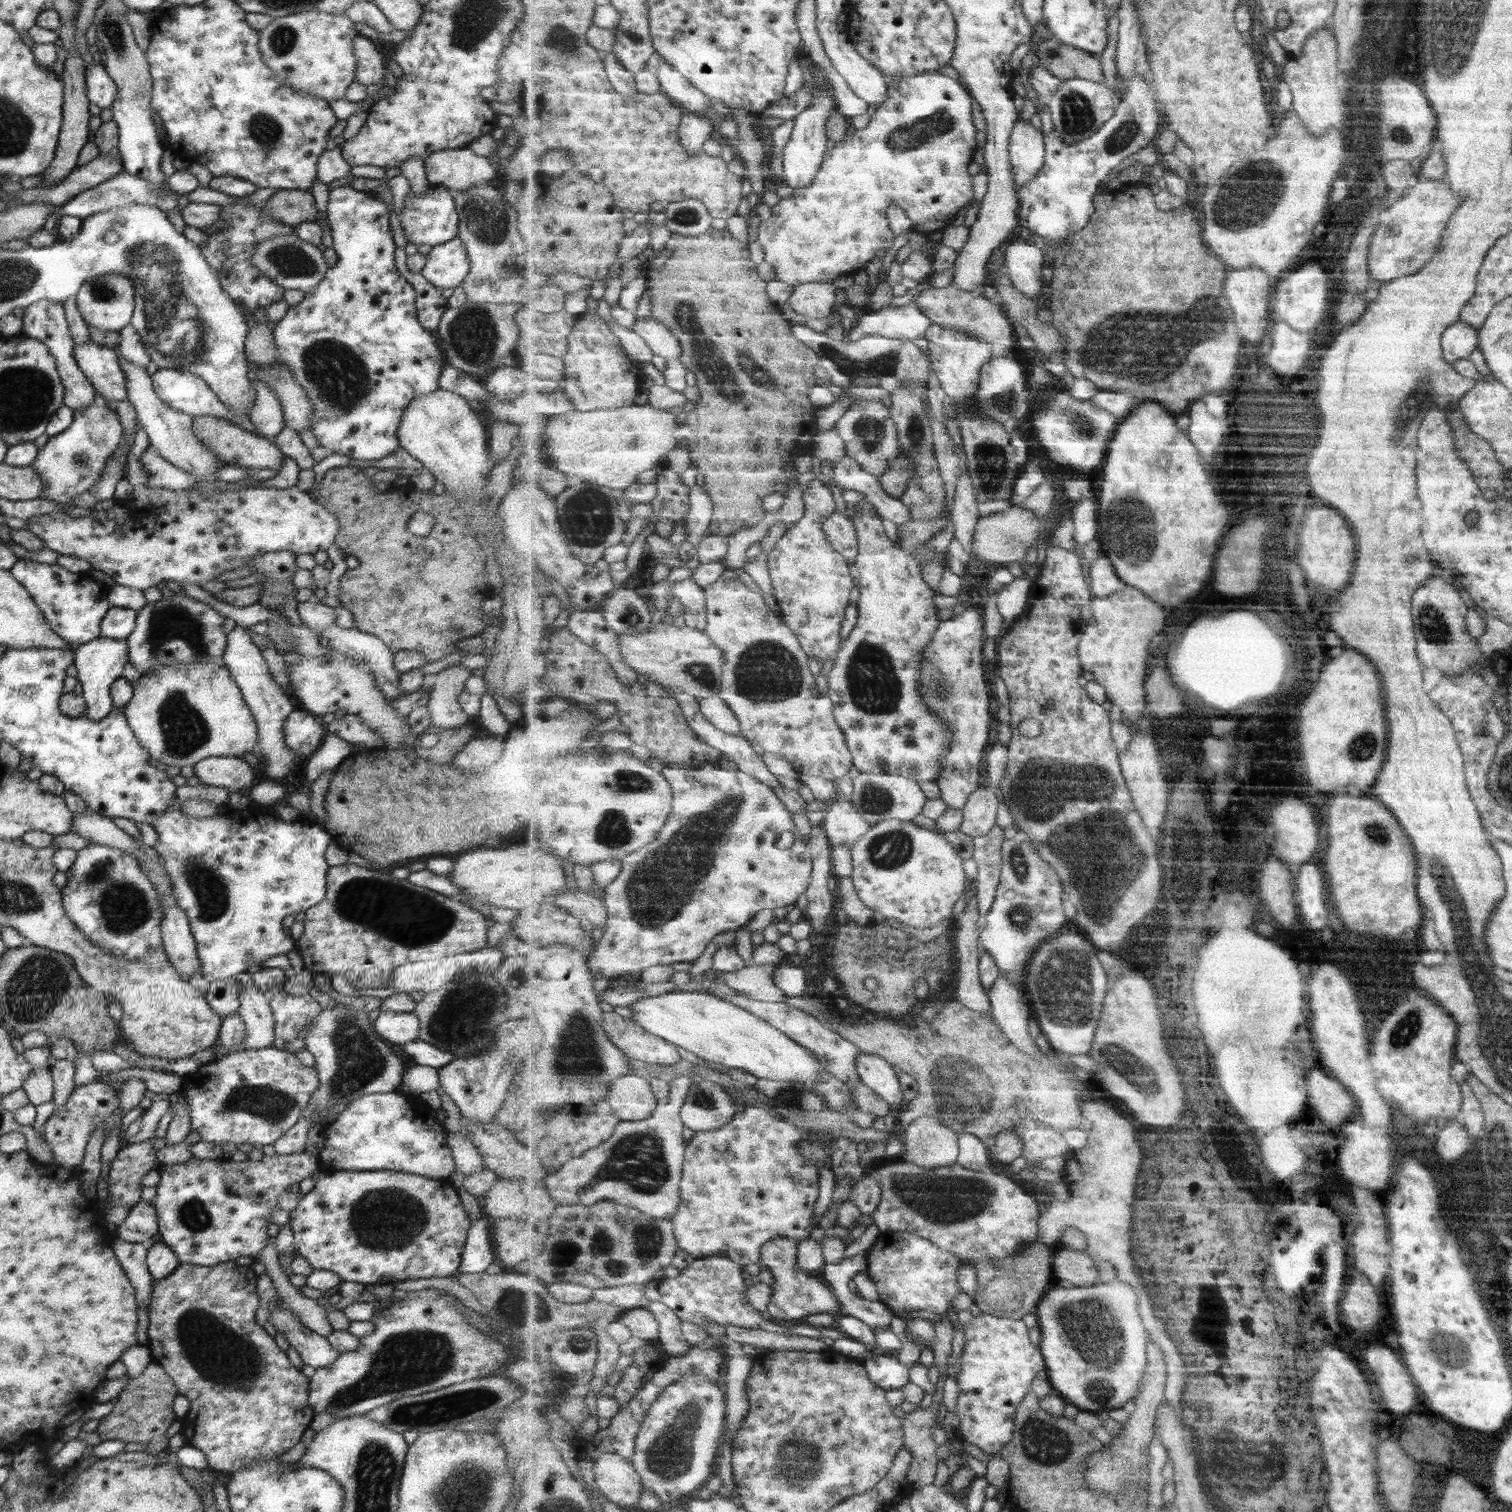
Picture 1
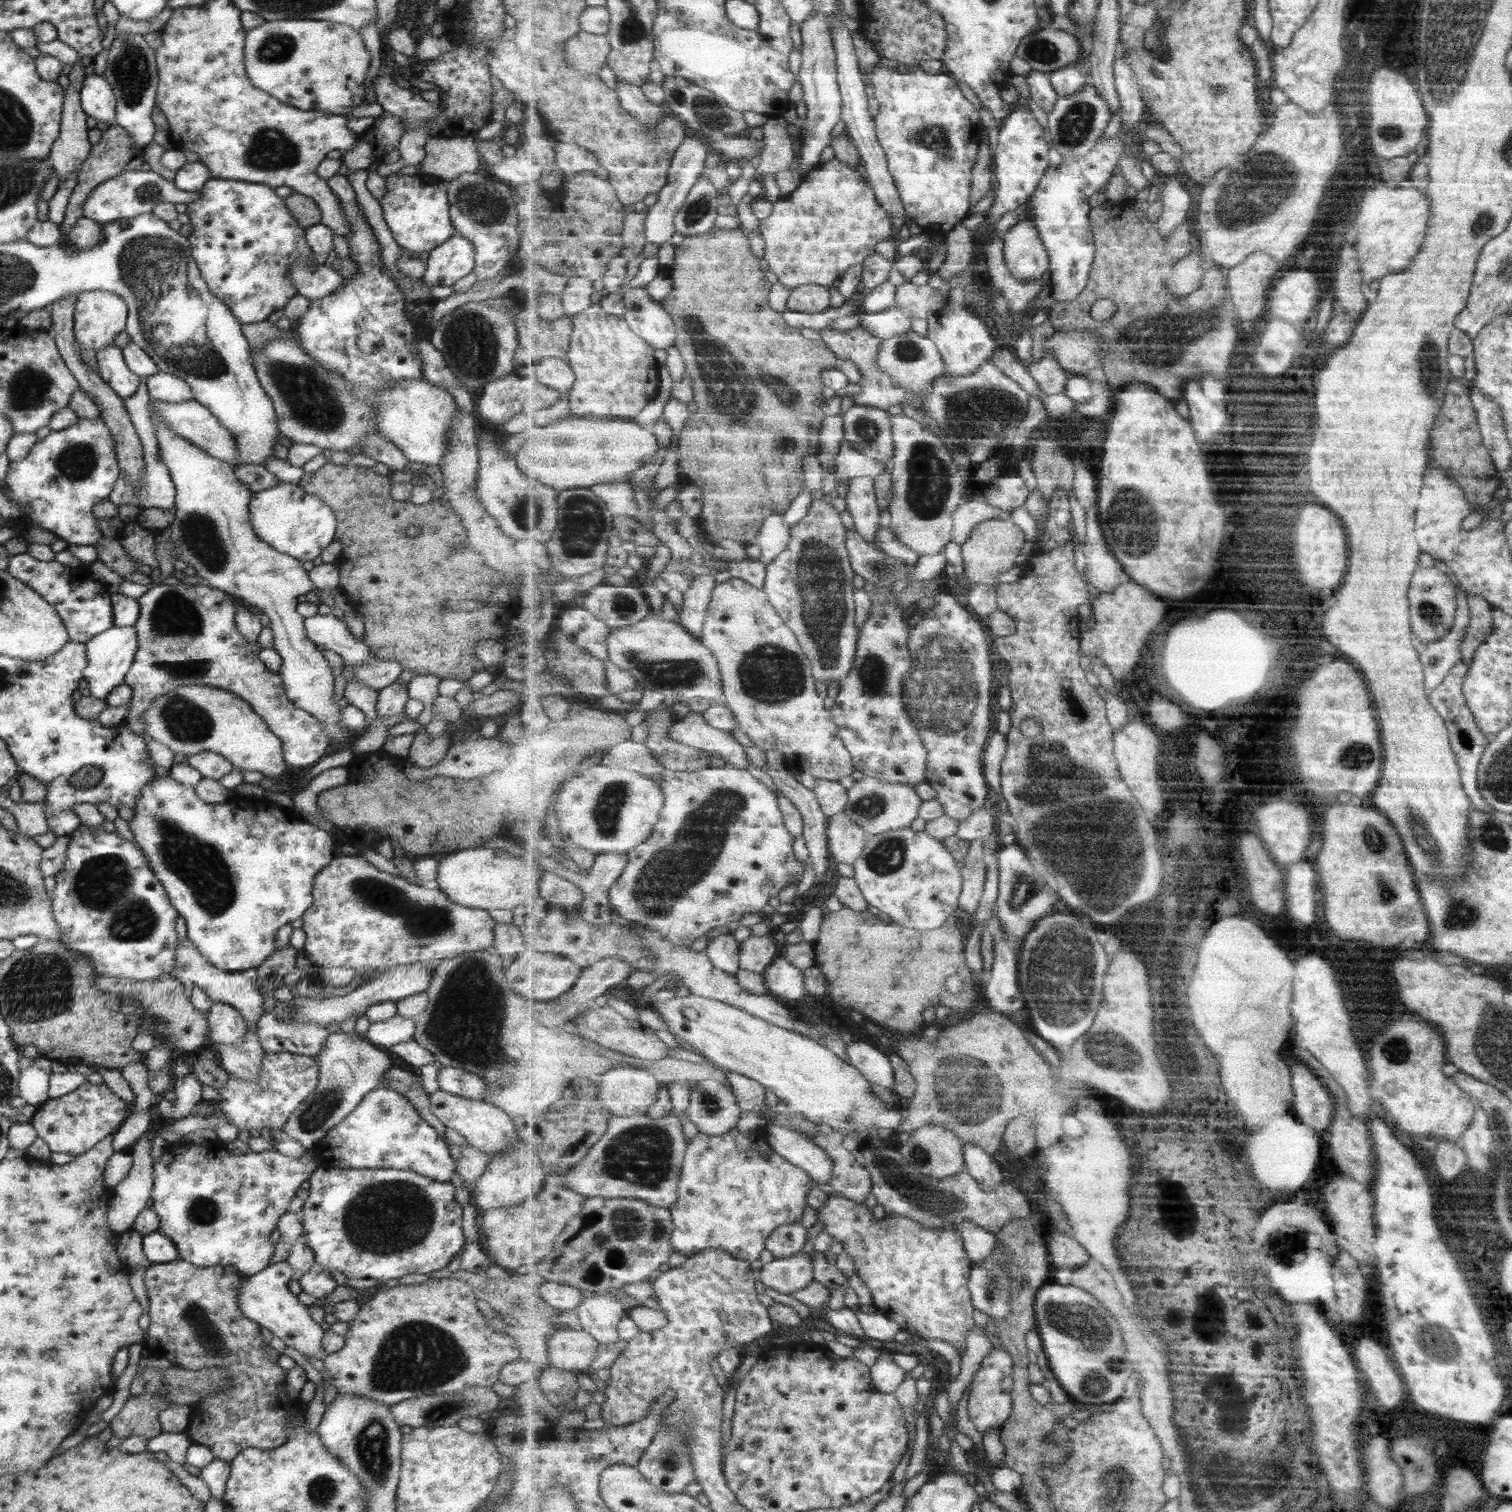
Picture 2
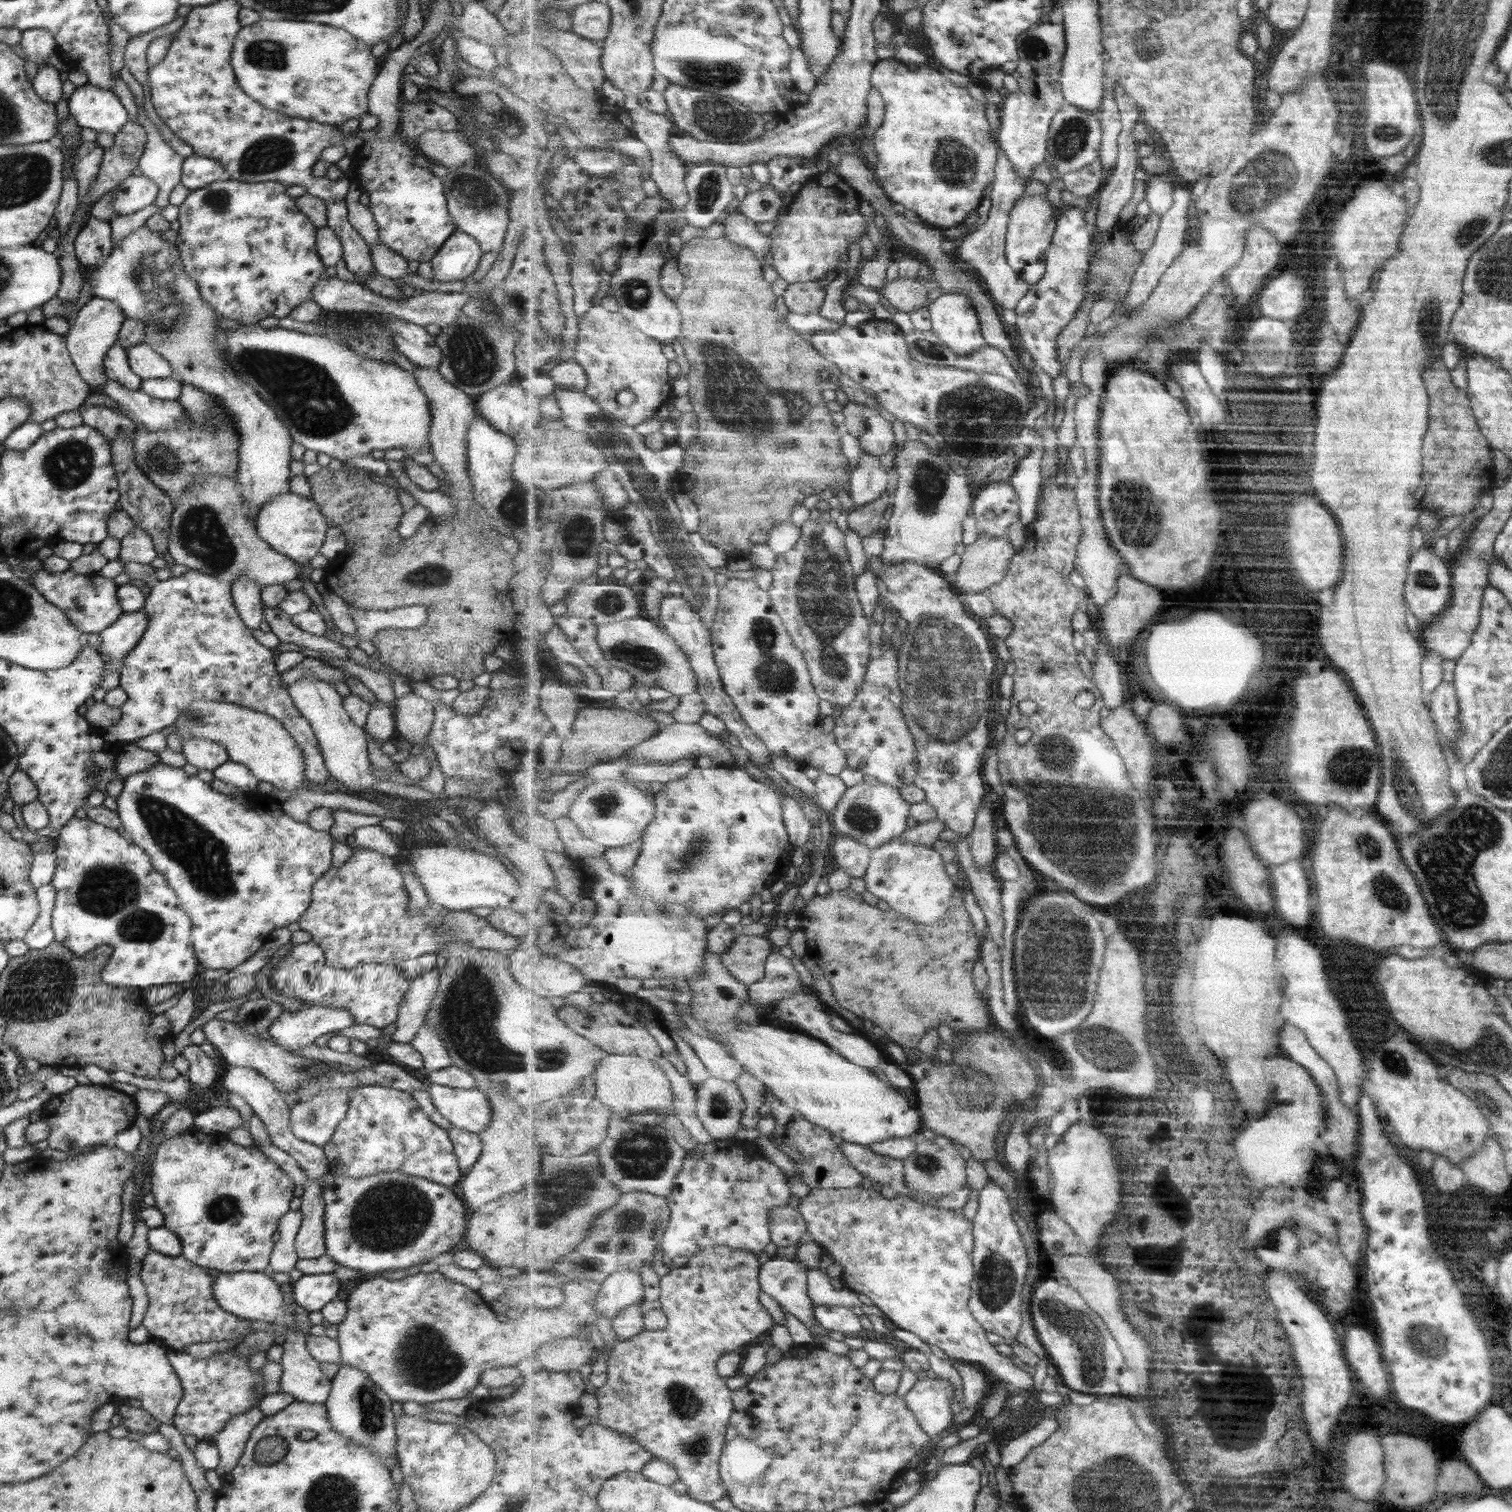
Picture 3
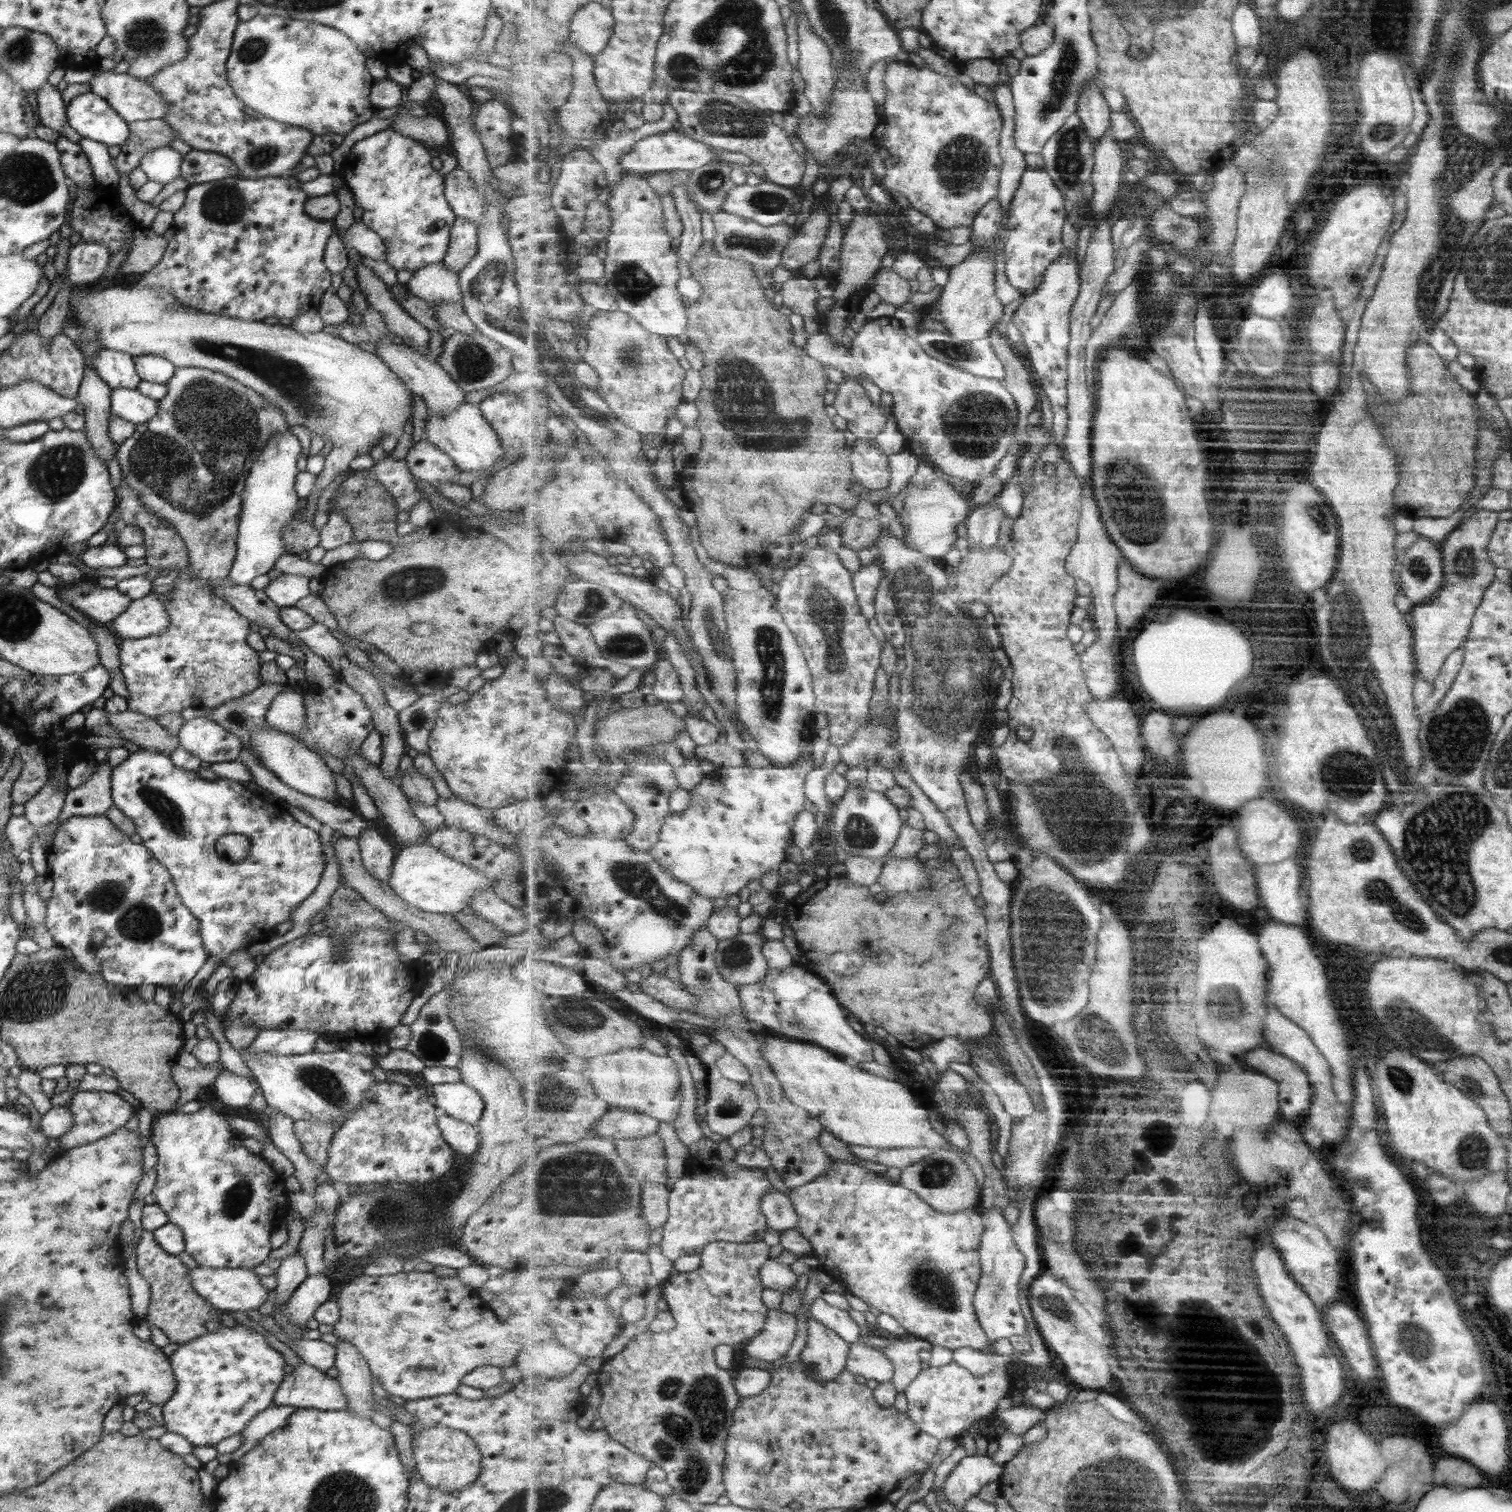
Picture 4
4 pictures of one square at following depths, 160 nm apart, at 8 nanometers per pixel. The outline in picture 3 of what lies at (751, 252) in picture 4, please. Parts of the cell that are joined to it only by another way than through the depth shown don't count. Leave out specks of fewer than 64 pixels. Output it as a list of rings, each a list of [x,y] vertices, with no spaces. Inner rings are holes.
[[[726,214],[724,219],[724,237],[732,240],[739,246],[750,248],[762,262],[770,261],[772,238],[759,232],[755,221],[743,214]]]

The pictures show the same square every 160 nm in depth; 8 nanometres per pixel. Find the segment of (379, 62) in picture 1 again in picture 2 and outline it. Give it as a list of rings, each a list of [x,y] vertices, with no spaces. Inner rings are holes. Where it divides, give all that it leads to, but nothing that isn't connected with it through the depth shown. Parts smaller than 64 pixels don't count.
[[[379,68],[379,72],[377,72],[373,82],[375,82],[373,90],[377,98],[377,104],[381,106],[383,111],[396,116],[400,120],[402,131],[399,135],[397,146],[400,152],[400,159],[403,160],[405,166],[419,164],[426,155],[424,153],[425,141],[430,137],[426,122],[438,114],[440,106],[435,102],[424,100],[417,91],[400,88],[395,84],[395,77],[390,74],[383,75],[381,68]]]

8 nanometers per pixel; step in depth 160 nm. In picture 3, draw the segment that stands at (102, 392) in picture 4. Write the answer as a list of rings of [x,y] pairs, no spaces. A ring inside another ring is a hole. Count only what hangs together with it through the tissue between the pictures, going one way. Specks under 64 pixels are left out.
[[[92,296],[79,309],[75,317],[69,321],[69,329],[64,335],[66,338],[66,349],[81,380],[85,382],[91,393],[95,390],[102,391],[104,387],[104,382],[107,378],[104,374],[102,360],[109,347],[115,345],[118,338],[118,330],[124,320],[124,314],[114,302]]]

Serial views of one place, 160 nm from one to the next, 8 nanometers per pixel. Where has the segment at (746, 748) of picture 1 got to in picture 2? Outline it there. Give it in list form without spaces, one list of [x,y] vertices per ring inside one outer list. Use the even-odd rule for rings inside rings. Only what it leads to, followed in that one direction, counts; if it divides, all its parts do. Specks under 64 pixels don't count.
[[[691,711],[670,728],[670,737],[689,746],[711,752],[724,759],[728,766],[745,769],[749,758],[743,746],[731,733],[711,726],[702,713]]]

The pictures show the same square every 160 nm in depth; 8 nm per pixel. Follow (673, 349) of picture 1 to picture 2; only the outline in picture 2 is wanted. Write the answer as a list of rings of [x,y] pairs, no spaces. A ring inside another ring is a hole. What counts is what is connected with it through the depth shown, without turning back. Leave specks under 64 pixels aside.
[[[645,285],[623,292],[626,311],[624,319],[641,338],[655,350],[676,346],[677,329],[673,317],[661,302],[649,296]]]

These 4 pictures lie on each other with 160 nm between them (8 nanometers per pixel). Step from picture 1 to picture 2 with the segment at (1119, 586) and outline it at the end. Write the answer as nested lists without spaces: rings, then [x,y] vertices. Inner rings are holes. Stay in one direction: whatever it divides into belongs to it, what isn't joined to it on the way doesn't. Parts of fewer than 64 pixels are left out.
[[[1091,507],[1085,516],[1087,535],[1082,552],[1086,558],[1087,581],[1100,593],[1112,593],[1132,578],[1107,546],[1107,539],[1099,524],[1098,508]]]

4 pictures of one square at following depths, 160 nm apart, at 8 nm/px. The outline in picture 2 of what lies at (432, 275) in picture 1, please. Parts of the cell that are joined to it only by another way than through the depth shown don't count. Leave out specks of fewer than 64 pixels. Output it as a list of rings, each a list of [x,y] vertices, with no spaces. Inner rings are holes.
[[[451,235],[427,255],[426,271],[421,280],[428,285],[451,286],[474,267],[473,245],[459,235]]]

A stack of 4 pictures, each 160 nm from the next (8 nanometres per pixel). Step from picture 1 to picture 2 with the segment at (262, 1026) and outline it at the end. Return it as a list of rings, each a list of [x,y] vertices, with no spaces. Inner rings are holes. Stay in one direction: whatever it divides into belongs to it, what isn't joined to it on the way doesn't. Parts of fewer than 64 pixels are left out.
[[[187,938],[185,941],[178,939],[177,945],[175,945],[173,960],[175,960],[175,967],[173,967],[173,971],[171,971],[171,978],[178,980],[185,988],[187,988],[187,984],[197,986],[212,1003],[222,1002],[223,1004],[232,1006],[235,1010],[239,1011],[246,1027],[257,1024],[257,1020],[261,1018],[260,1012],[262,1011],[263,996],[251,978],[247,978],[241,973],[227,973],[210,966],[209,963],[199,955],[197,949],[191,945],[191,942],[189,942]]]

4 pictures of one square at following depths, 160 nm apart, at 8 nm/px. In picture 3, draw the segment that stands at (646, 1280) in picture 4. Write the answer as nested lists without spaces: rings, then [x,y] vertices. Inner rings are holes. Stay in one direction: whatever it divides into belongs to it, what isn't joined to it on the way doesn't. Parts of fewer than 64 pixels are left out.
[[[629,1269],[610,1274],[603,1282],[596,1300],[596,1314],[611,1318],[623,1308],[641,1304],[644,1300],[644,1284],[641,1273]]]

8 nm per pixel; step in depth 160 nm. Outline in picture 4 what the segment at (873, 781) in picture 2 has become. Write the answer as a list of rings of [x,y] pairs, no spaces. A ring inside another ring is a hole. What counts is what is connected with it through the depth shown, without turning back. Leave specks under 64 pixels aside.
[[[851,787],[845,796],[833,804],[830,821],[833,826],[834,838],[838,845],[848,854],[858,854],[867,858],[887,858],[900,837],[905,822],[899,816],[896,804],[890,801],[886,793],[870,788],[856,789]]]

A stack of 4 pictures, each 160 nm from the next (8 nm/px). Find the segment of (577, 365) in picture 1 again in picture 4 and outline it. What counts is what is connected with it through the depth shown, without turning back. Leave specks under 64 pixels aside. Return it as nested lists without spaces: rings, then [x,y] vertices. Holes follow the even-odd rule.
[[[621,309],[596,311],[589,321],[588,346],[580,359],[595,368],[600,376],[597,390],[626,426],[645,438],[665,435],[667,420],[683,405],[685,368],[672,351],[668,338],[653,334]]]

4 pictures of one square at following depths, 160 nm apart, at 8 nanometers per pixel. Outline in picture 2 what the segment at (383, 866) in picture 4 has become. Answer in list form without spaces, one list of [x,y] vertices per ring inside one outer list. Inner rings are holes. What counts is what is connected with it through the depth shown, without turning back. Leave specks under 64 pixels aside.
[[[334,856],[321,870],[317,871],[317,874],[313,877],[313,902],[309,905],[309,908],[305,910],[302,915],[301,931],[305,934],[305,942],[302,947],[302,951],[309,962],[313,962],[313,966],[321,968],[331,968],[331,966],[341,966],[346,969],[353,969],[358,974],[356,978],[367,972],[373,972],[375,970],[383,971],[397,967],[399,965],[417,964],[420,961],[434,960],[442,961],[443,959],[453,958],[465,952],[475,952],[488,949],[492,947],[493,942],[493,921],[488,916],[488,912],[485,910],[469,909],[468,907],[459,906],[447,899],[443,893],[438,889],[425,890],[423,887],[415,886],[413,883],[409,883],[401,876],[391,875],[389,873],[378,870],[373,867],[367,860],[361,856]]]

